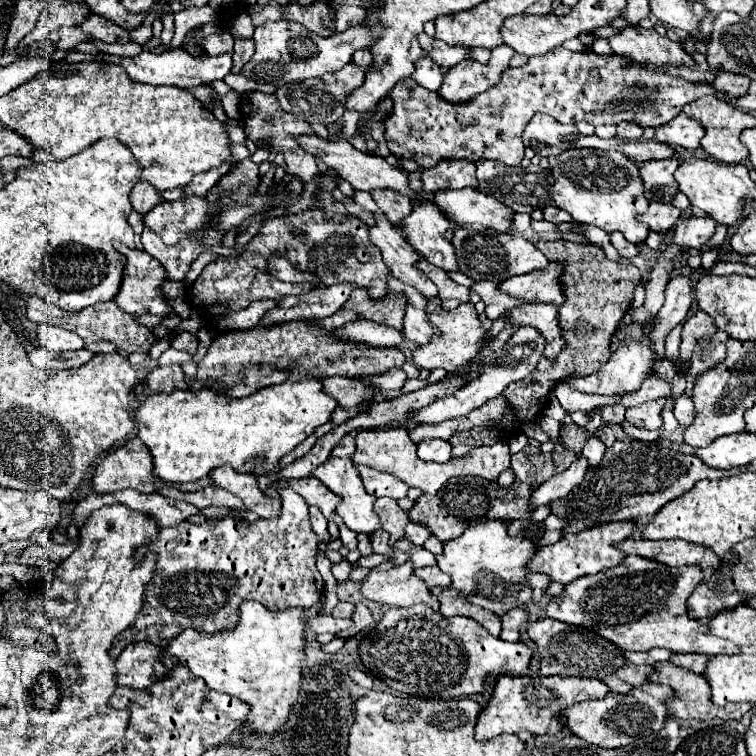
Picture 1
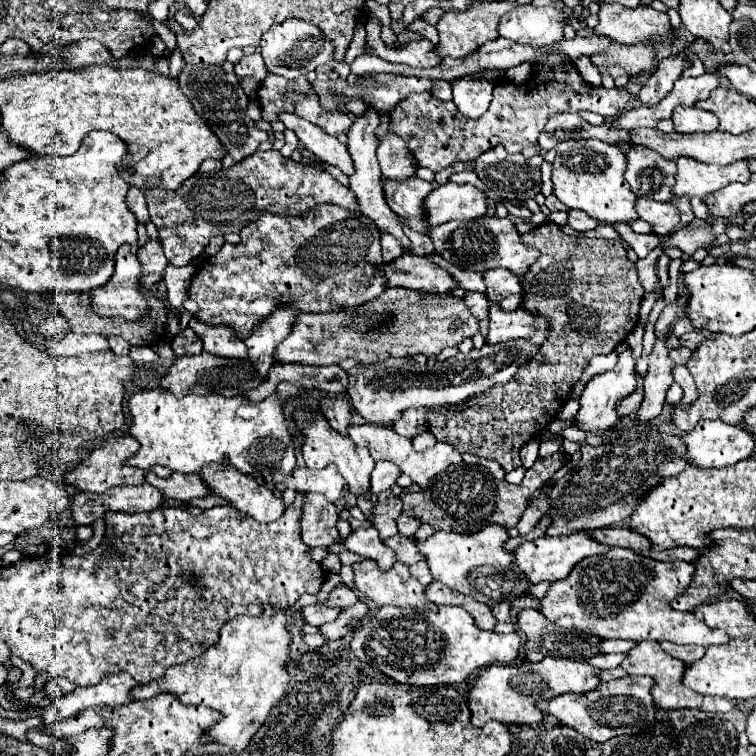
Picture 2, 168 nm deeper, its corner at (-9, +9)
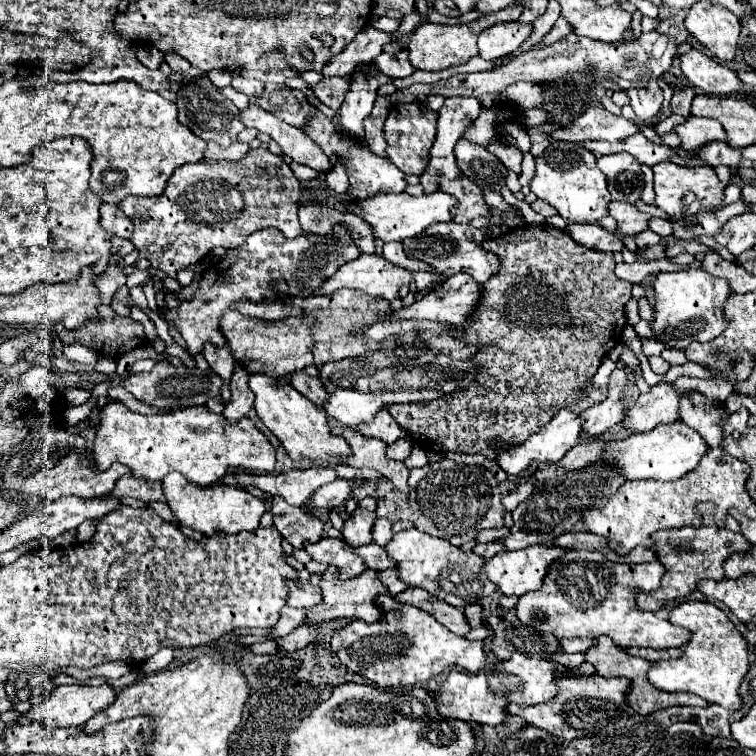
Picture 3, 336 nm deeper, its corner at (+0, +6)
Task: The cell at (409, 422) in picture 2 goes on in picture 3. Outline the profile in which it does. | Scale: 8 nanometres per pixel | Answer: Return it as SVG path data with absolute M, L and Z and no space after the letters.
M384 408L384 410L378 410L376 418L372 422L366 422L366 424L358 424L356 430L364 436L370 436L370 438L378 438L386 444L392 444L396 442L398 438L402 438L402 428L394 422L394 418L390 418L390 412Z

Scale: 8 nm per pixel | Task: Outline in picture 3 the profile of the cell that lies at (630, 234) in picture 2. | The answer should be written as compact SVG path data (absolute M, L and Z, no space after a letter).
M646 230L646 232L640 232L638 236L636 236L636 244L640 246L640 248L648 248L648 246L654 246L654 244L660 244L660 236L658 234L654 234L654 232L650 232L650 230Z

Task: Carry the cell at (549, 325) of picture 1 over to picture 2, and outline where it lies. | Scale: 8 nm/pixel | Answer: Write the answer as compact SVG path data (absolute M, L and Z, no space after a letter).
M499 303L489 307L489 337L487 343L505 343L509 339L535 339L545 341L549 337L551 325L545 315L533 315L529 309L505 311Z

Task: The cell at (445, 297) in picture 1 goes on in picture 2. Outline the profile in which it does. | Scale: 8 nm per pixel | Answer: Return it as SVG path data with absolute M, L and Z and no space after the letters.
M403 253L389 265L381 265L389 287L407 287L427 293L449 293L457 289L457 281L445 269L437 267L431 259L413 253Z

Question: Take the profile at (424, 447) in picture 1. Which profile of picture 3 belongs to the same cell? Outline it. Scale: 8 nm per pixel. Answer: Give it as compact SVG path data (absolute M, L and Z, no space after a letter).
M400 438L398 442L386 446L386 456L392 460L406 460L410 456L412 446L414 446L414 442L410 438Z

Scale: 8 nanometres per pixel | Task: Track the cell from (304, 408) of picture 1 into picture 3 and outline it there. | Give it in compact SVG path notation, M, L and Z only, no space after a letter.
M108 402L100 410L92 460L98 470L108 470L114 462L120 462L130 468L134 478L160 480L176 470L196 486L210 486L220 482L232 468L272 472L276 450L268 438L252 426L250 418L242 418L238 424L228 424L222 414L212 414L204 406L182 408L172 414L142 416L130 412L122 402Z

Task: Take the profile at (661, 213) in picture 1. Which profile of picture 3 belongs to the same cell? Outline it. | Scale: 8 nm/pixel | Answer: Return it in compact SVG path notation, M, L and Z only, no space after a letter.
M610 202L608 214L616 220L620 234L640 234L640 232L648 230L650 216L638 212L628 202Z

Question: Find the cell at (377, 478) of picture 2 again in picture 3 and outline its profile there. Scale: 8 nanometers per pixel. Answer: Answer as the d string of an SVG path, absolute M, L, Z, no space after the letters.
M336 478L334 482L322 486L310 496L310 500L306 502L306 510L312 510L312 508L326 508L326 510L338 508L340 510L344 502L350 498L350 494L352 494L352 480Z

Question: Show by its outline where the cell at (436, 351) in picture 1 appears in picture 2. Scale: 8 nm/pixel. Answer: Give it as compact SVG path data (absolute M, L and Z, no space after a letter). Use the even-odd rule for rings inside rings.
M389 287L377 299L373 299L357 309L349 309L349 313L337 311L337 313L301 313L301 315L297 315L293 331L275 349L275 361L277 363L305 363L305 365L337 365L339 361L355 359L357 363L379 363L389 357L415 357L419 353L429 359L429 357L439 355L447 347L459 347L459 343L463 339L473 339L477 331L479 331L479 319L473 317L471 311L465 307L465 299L453 297L453 295L423 293L423 291L413 291L413 289L405 289L405 287ZM373 313L391 313L393 321L379 325L371 333L357 333L347 327L355 315L373 315Z

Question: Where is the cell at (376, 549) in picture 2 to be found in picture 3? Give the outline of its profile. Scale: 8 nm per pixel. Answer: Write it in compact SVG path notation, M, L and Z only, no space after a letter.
M322 538L316 544L306 542L304 550L310 554L312 560L334 566L338 570L340 580L360 576L366 570L362 558L358 558L354 554L354 548L348 546L344 540L338 540L338 538Z

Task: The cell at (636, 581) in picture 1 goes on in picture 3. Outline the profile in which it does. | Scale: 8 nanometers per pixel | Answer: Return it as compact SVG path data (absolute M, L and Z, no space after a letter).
M568 550L548 566L540 590L520 596L514 610L524 626L550 632L556 638L596 638L606 634L620 648L680 648L686 644L690 632L640 610L634 600L636 590L656 590L664 572L660 562L612 564L598 552Z

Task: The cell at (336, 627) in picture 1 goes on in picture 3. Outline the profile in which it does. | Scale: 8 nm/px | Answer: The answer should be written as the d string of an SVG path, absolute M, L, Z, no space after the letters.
M284 606L280 610L280 620L274 624L274 628L270 628L268 632L268 640L274 640L274 638L280 638L280 636L286 636L290 634L294 628L298 628L300 624L304 622L304 610L296 610L296 608L290 608L290 606Z

